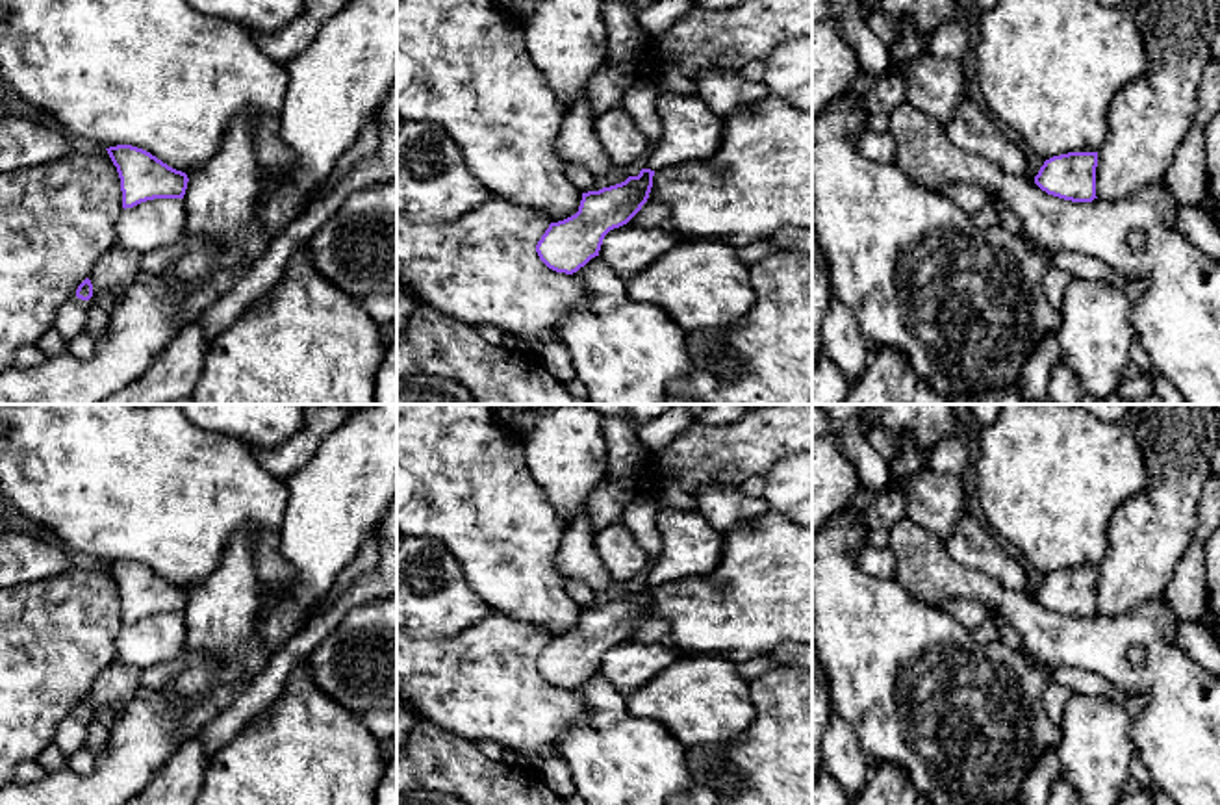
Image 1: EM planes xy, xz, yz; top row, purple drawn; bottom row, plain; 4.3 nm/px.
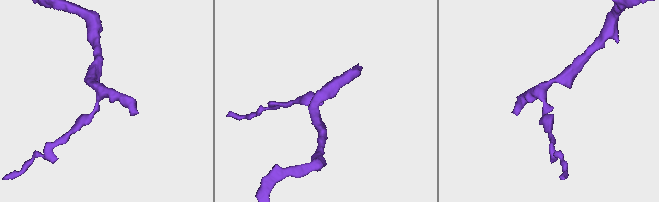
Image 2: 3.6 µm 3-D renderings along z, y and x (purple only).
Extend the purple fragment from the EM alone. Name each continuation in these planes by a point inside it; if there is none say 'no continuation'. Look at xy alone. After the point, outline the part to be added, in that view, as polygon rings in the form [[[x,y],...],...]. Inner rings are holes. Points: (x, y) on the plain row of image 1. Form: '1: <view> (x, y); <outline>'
no continuation

